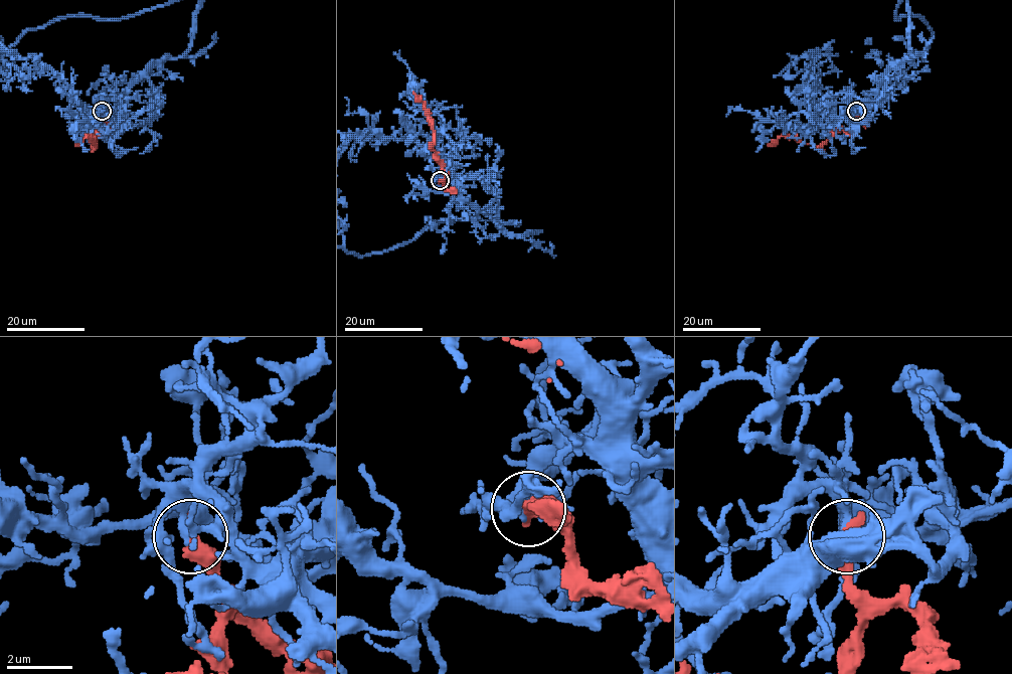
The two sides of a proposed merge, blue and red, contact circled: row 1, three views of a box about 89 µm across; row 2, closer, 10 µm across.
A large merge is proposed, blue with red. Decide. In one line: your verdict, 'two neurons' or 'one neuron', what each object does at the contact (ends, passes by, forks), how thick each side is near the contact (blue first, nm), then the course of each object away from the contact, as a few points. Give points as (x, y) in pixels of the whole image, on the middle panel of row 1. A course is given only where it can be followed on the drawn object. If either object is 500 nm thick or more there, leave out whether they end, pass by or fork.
two neurons | 320/600 nm | red via (439, 181), (443, 182), (446, 177), (433, 149), (435, 131), (425, 104), (413, 92)

